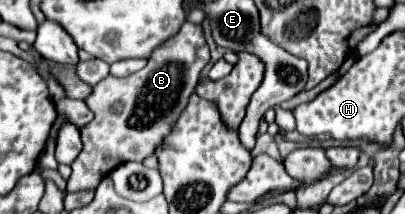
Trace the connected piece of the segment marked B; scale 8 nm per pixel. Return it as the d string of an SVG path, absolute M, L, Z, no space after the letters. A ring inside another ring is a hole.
M184 22L180 32L168 40L168 44L156 48L148 58L148 64L126 78L108 76L100 80L88 98L86 106L94 112L94 120L82 126L84 148L72 162L72 176L68 178L68 192L96 190L106 174L116 166L136 160L142 162L156 150L156 144L164 140L168 128L176 122L182 108L188 104L190 94L198 82L202 68L210 62L208 44L200 24Z

